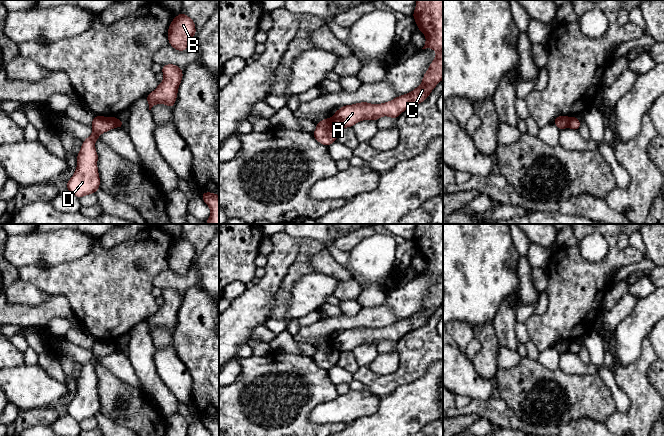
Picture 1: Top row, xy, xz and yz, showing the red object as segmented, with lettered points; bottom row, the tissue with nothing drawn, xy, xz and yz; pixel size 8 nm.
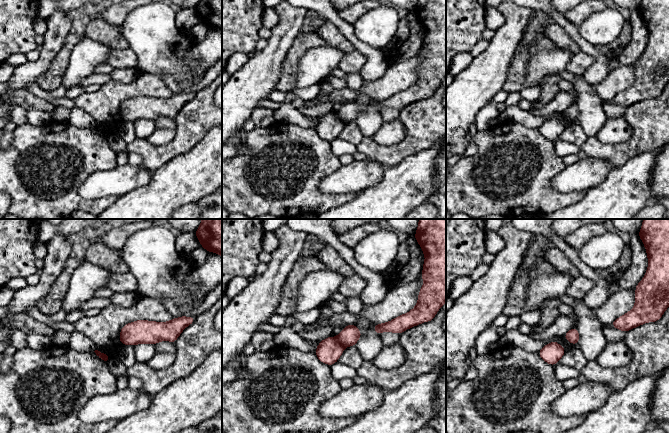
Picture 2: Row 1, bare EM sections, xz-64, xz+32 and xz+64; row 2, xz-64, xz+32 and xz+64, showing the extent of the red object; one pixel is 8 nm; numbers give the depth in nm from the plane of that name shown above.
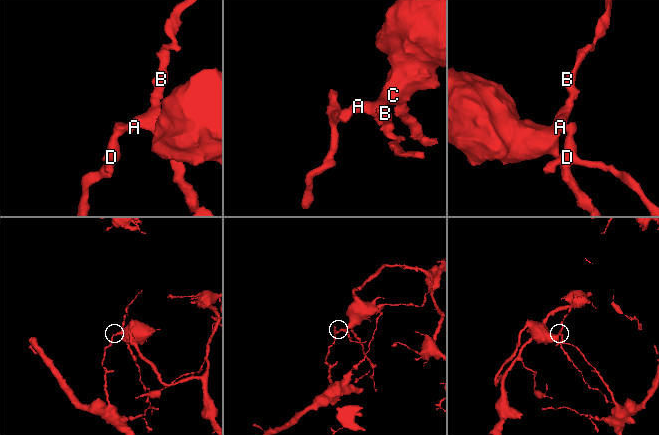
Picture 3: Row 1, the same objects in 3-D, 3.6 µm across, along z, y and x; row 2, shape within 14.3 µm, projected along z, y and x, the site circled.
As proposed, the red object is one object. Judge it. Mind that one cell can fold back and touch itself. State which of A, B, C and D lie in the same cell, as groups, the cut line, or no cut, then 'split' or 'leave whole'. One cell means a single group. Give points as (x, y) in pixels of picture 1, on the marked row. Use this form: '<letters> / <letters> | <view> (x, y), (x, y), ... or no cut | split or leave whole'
A B C / D | xz (331, 118), (339, 128) | split

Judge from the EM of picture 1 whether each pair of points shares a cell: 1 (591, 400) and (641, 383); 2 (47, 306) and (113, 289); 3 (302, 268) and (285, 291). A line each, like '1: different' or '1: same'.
1: different
2: different
3: same

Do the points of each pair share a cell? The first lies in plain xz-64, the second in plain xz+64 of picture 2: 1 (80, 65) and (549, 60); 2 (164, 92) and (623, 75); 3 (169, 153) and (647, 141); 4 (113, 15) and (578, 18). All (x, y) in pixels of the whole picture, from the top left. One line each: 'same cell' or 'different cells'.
1: same cell
2: same cell
3: same cell
4: same cell

